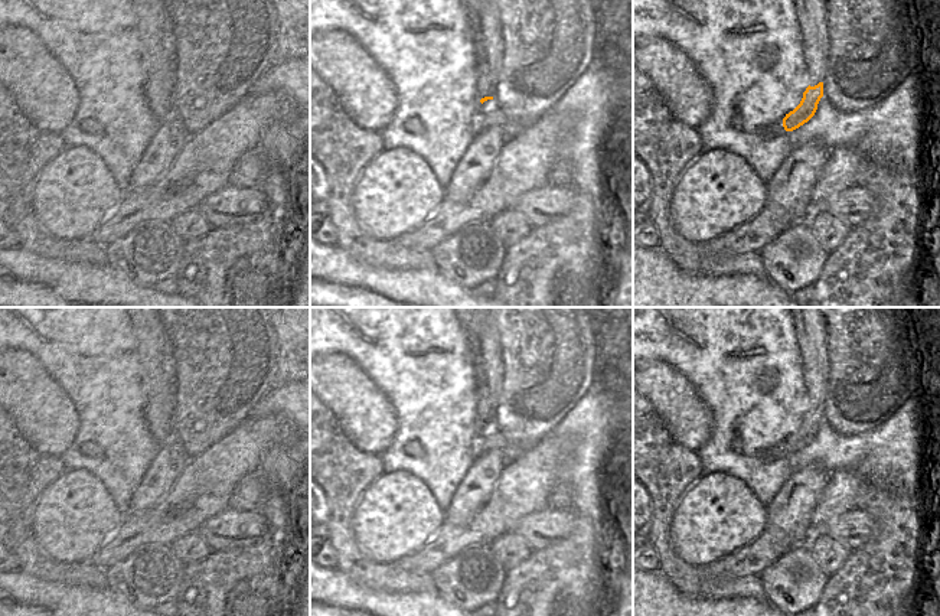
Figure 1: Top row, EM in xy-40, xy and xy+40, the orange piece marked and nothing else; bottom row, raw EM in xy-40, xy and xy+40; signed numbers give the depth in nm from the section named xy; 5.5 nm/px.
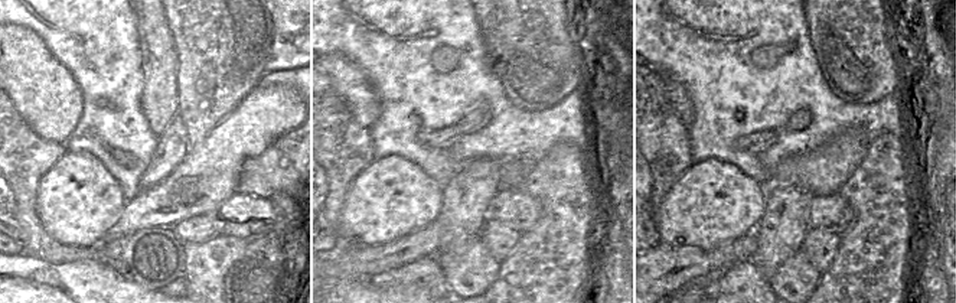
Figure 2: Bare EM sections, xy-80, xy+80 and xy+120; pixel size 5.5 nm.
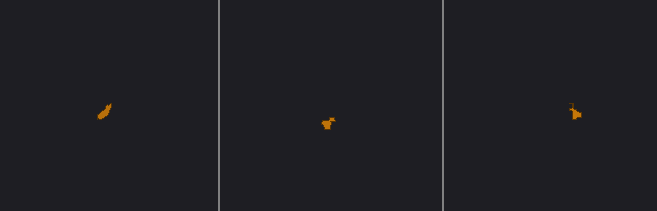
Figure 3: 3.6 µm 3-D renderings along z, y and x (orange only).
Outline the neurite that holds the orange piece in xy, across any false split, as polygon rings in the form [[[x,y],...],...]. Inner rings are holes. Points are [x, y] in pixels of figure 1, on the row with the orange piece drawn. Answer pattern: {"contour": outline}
{"contour": [[[467,0],[466,12],[477,55],[477,95],[483,104],[493,100],[503,63],[500,14],[495,0]]]}

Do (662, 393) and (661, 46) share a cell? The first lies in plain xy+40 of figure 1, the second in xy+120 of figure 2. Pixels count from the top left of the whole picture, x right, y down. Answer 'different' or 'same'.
different

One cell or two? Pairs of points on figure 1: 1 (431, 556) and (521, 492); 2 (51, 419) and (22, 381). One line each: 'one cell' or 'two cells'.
1: one cell
2: one cell

